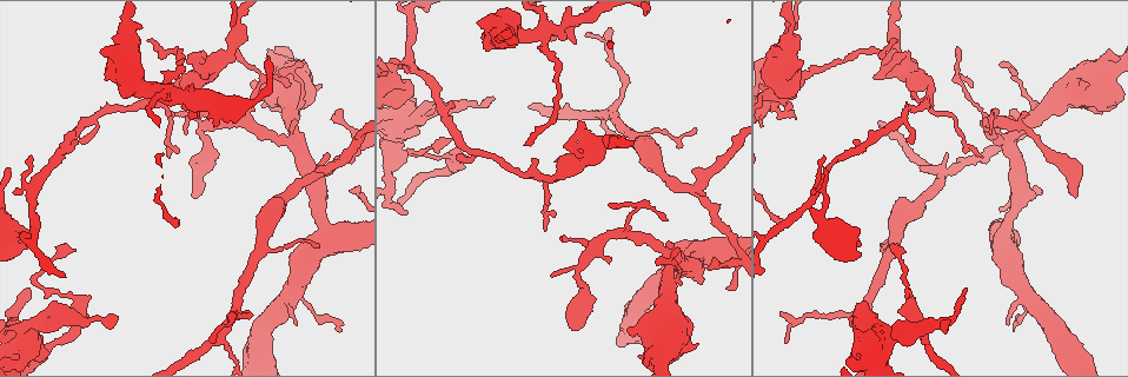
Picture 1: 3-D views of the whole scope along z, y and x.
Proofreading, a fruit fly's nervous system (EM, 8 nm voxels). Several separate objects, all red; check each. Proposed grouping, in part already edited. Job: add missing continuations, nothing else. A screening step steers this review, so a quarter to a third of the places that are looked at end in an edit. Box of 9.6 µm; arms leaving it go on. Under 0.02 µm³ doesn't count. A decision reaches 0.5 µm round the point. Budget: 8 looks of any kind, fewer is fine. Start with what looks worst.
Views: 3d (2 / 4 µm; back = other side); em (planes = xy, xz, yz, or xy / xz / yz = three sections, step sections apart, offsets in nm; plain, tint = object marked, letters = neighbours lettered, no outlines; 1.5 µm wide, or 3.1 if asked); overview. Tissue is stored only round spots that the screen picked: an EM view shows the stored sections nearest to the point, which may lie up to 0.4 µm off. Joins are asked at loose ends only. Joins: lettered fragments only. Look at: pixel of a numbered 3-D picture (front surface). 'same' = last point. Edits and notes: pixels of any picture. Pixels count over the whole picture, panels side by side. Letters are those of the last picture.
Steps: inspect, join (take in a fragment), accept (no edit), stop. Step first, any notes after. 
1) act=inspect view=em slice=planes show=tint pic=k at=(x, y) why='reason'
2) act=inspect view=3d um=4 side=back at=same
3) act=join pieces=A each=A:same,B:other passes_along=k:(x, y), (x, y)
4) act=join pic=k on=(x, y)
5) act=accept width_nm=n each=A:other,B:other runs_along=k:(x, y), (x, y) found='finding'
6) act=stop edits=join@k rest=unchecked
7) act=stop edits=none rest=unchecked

act=inspect view=em slice=xz step=8 show=letters pic=1 at=(26, 290) why='an open end'

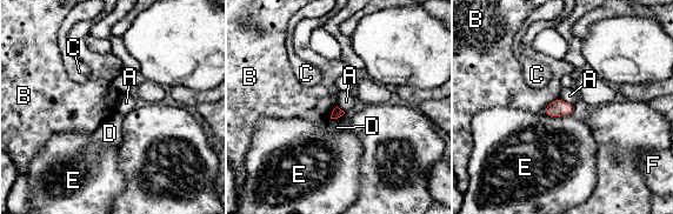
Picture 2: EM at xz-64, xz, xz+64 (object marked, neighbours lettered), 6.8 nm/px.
act=inspect view=em slice=planes show=letters at=same why='cut it another way'

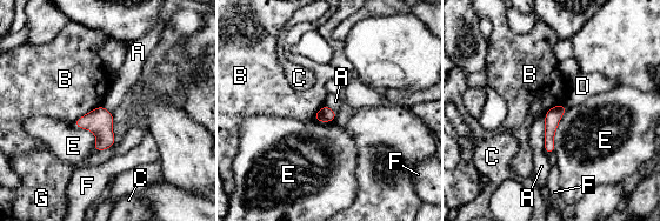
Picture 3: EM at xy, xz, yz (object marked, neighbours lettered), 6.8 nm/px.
act=accept each=A:other,B:other,C:other,D:other,E:other,F:other,G:other found='none of them fits'

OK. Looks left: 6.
act=inspect view=em slice=planes show=tint pic=1 at=(1075, 197) why='an open end'

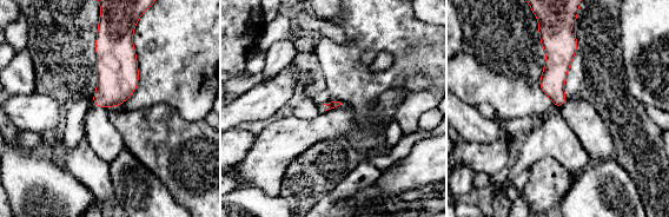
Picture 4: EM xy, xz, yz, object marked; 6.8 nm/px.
act=inspect view=em slice=planes show=letters at=same why='see the neighbours'

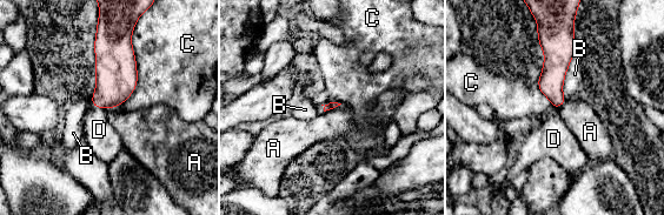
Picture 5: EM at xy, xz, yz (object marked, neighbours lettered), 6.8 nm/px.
act=join pieces=D longest_contact=C:550nm each=A:other,B:other,C:other,D:same passes_along=5:(117, 76), (101, 107), (99, 135) found='it goes on there'

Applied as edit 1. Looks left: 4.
act=inspect view=3d um=2 pic=1 at=(1011, 111) why='free end'

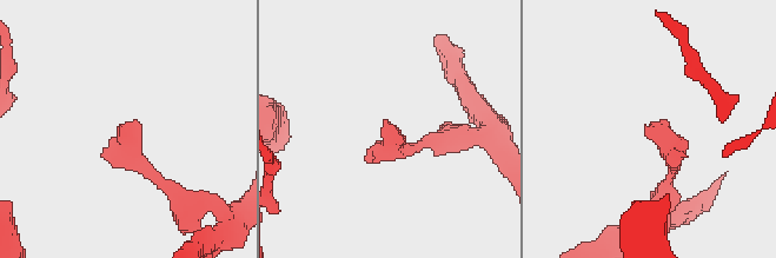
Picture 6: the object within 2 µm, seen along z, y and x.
act=inspect view=em slice=planes show=letters pic=6 at=(387, 119)

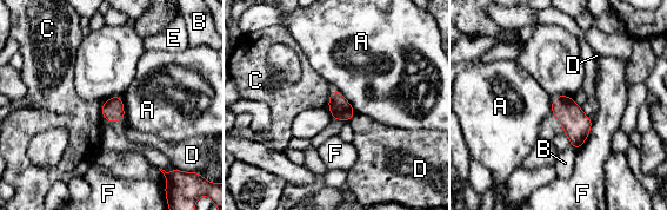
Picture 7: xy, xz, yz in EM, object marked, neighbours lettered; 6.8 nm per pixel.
act=accept width_nm=150 each=A:other,B:other,C:other,D:other,E:other,F:other border=7:(120, 96), (125, 120) found='no lettered fragment goes on from it'

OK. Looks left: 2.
act=stop edits=join@5 rest=unchecked

